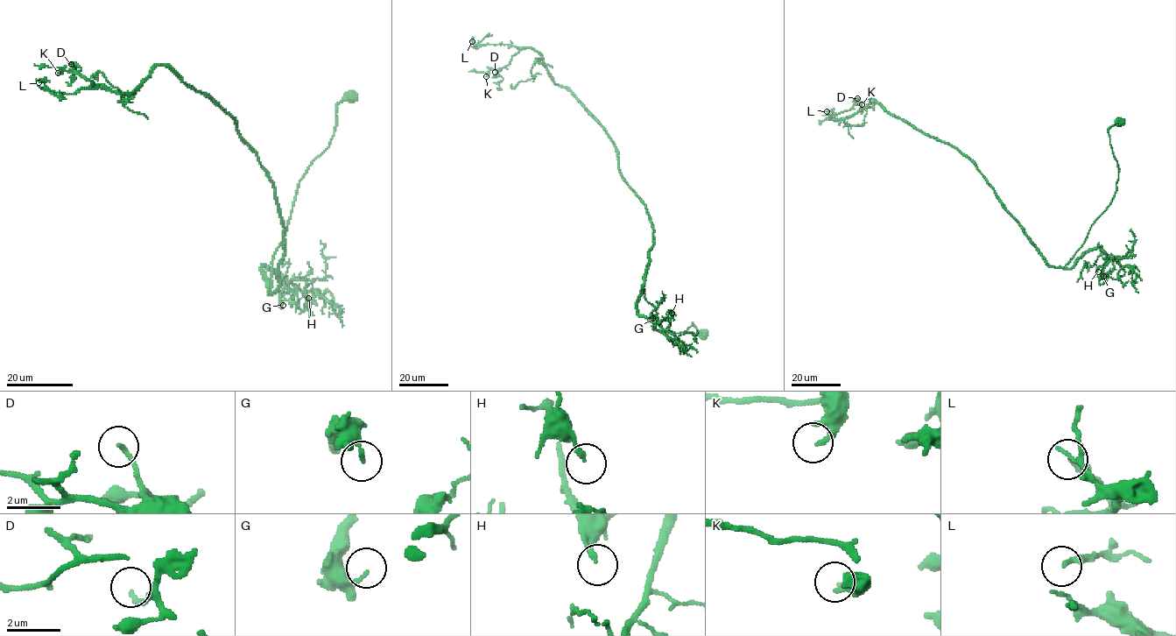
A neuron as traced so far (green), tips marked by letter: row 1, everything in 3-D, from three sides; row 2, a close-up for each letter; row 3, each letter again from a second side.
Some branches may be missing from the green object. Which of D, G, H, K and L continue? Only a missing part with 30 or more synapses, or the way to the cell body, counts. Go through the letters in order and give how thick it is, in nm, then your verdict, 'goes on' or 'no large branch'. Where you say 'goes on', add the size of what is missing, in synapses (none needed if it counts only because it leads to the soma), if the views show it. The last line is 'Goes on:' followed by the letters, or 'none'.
D: 170 nm thick; goes on; about 35 synapses
G: 130 nm thick; no large branch
H: 160 nm thick; no large branch
K: 280 nm thick; no large branch
L: 240 nm thick; no large branch
Goes on: D

